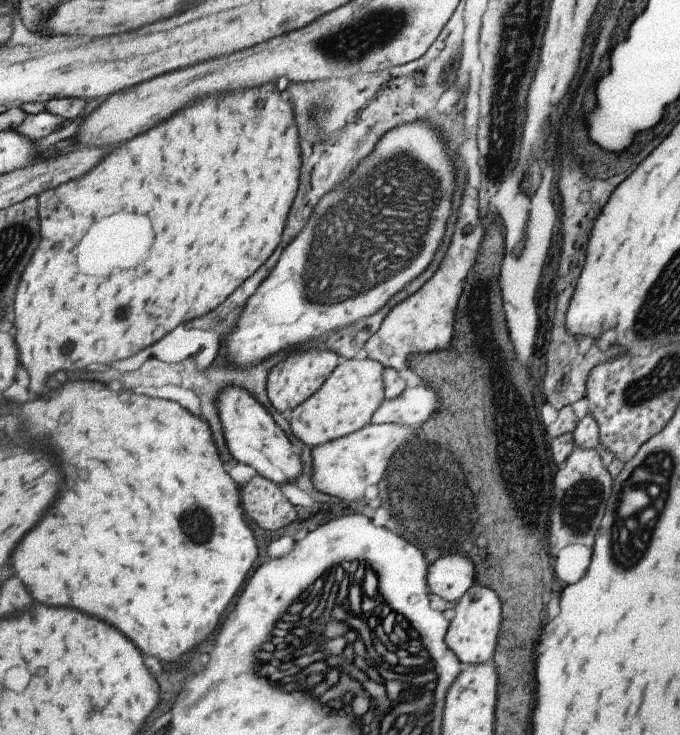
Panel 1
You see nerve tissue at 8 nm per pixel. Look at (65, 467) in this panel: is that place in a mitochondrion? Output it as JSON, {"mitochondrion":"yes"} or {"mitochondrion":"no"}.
{"mitochondrion":"no"}

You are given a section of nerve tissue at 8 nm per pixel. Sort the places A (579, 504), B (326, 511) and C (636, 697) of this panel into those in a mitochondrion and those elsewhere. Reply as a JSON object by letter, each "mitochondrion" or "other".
{"A":"mitochondrion","B":"other","C":"other"}

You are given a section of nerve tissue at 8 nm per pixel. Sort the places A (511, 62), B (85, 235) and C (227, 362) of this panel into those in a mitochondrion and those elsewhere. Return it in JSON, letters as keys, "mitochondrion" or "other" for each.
{"A":"mitochondrion","B":"other","C":"other"}

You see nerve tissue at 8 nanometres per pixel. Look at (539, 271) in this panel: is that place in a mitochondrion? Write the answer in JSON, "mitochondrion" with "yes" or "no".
{"mitochondrion":"no"}

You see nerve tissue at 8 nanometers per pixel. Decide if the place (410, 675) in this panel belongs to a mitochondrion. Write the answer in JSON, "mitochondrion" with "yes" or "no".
{"mitochondrion":"yes"}

